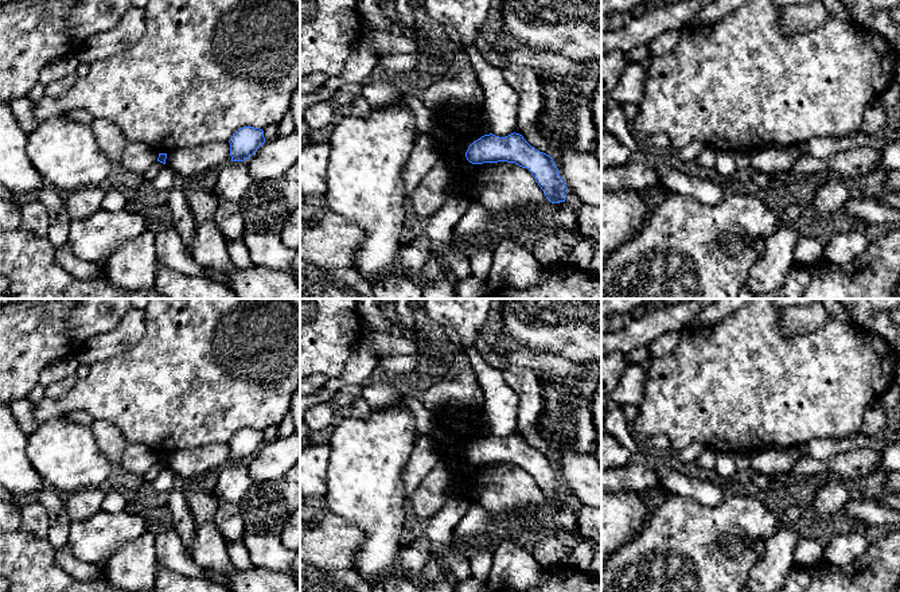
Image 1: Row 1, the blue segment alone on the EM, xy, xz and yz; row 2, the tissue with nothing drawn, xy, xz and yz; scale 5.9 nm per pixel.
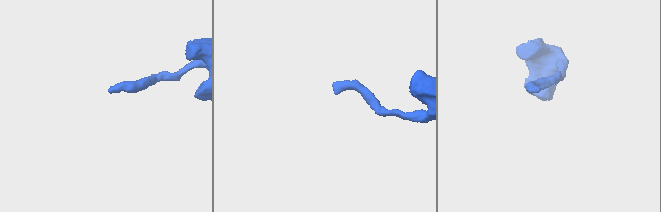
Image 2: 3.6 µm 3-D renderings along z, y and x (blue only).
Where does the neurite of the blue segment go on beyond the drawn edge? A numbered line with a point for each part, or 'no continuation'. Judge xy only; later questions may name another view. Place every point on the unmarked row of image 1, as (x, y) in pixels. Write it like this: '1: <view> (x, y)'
no continuation

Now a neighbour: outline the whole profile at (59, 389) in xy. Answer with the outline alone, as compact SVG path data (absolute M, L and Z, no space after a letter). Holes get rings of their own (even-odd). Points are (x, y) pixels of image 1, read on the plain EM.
M67 377L62 381L54 382L52 385L44 387L44 396L51 400L59 400L65 397L75 383L75 377Z

